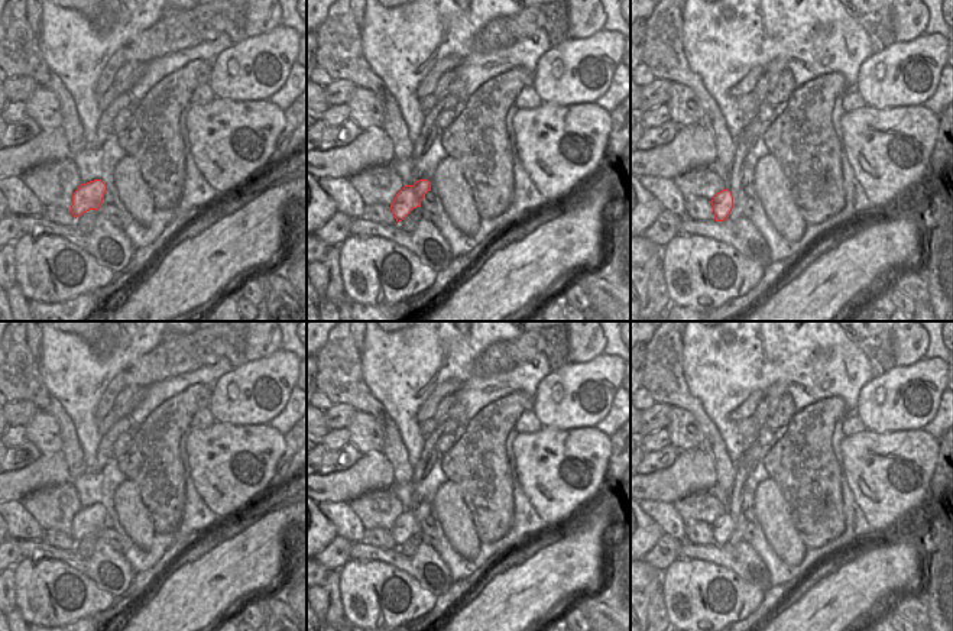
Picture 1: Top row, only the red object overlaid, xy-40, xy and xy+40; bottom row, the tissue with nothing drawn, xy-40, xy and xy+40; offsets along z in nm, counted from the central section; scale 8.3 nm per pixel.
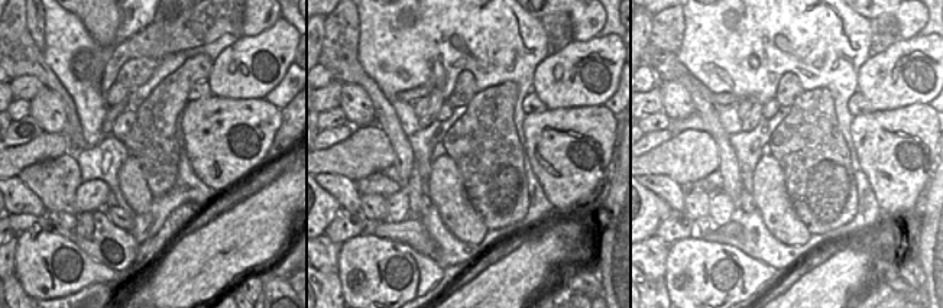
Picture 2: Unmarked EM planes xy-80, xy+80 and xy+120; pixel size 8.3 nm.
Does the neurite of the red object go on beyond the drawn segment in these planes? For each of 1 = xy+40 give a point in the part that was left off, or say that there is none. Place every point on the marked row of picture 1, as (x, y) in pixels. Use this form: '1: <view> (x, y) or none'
1: none

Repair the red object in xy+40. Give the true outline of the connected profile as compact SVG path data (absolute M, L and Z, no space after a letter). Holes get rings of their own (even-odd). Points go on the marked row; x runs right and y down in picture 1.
M726 188L726 190L717 192L710 203L713 206L714 220L716 221L727 220L727 217L733 208L732 192Z

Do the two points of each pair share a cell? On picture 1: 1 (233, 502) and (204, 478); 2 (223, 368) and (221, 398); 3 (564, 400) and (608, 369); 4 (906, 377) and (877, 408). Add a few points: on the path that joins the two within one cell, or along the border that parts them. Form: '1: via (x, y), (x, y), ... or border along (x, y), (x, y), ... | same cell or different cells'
1: via (229, 495), (211, 478) | same cell
2: border along (232, 368), (217, 381), (211, 391) | different cells
3: via (576, 388), (584, 379), (596, 378) | same cell
4: via (898, 385), (885, 403) | same cell

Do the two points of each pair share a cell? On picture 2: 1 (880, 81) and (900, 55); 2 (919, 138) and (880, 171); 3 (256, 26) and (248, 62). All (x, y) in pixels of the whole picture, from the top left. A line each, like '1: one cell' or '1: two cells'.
1: one cell
2: one cell
3: two cells

